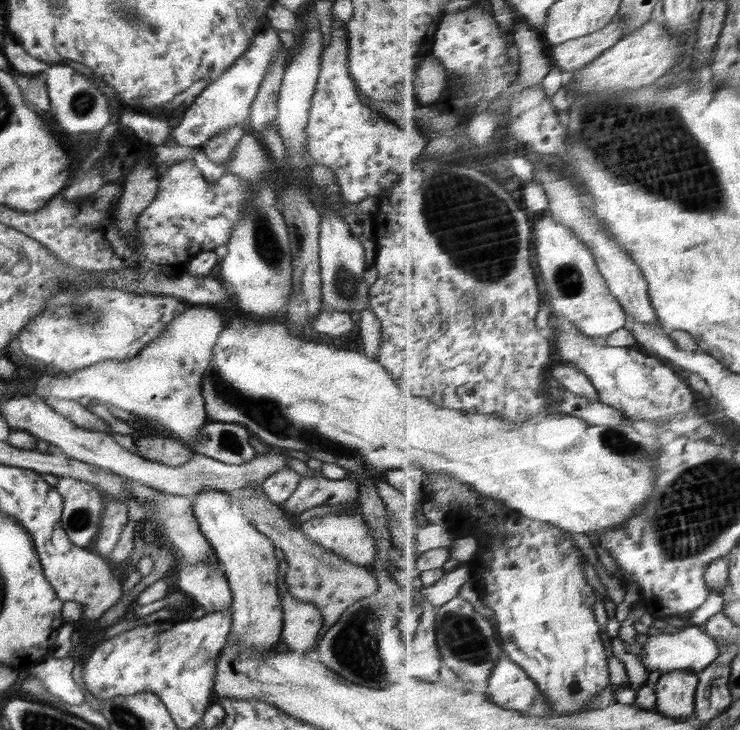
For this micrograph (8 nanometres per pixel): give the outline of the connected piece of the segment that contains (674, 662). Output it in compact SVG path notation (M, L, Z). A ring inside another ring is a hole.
M690 625L679 633L667 630L663 634L649 637L643 648L644 651L639 655L639 659L650 670L649 672L658 670L660 674L676 669L690 669L700 674L722 654L722 646L708 633L705 625Z

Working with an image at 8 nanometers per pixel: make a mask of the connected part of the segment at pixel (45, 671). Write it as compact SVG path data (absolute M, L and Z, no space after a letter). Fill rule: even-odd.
M72 655L60 659L54 656L45 657L32 664L32 677L42 680L42 687L61 702L81 705L84 703L84 694L72 679L74 663Z

